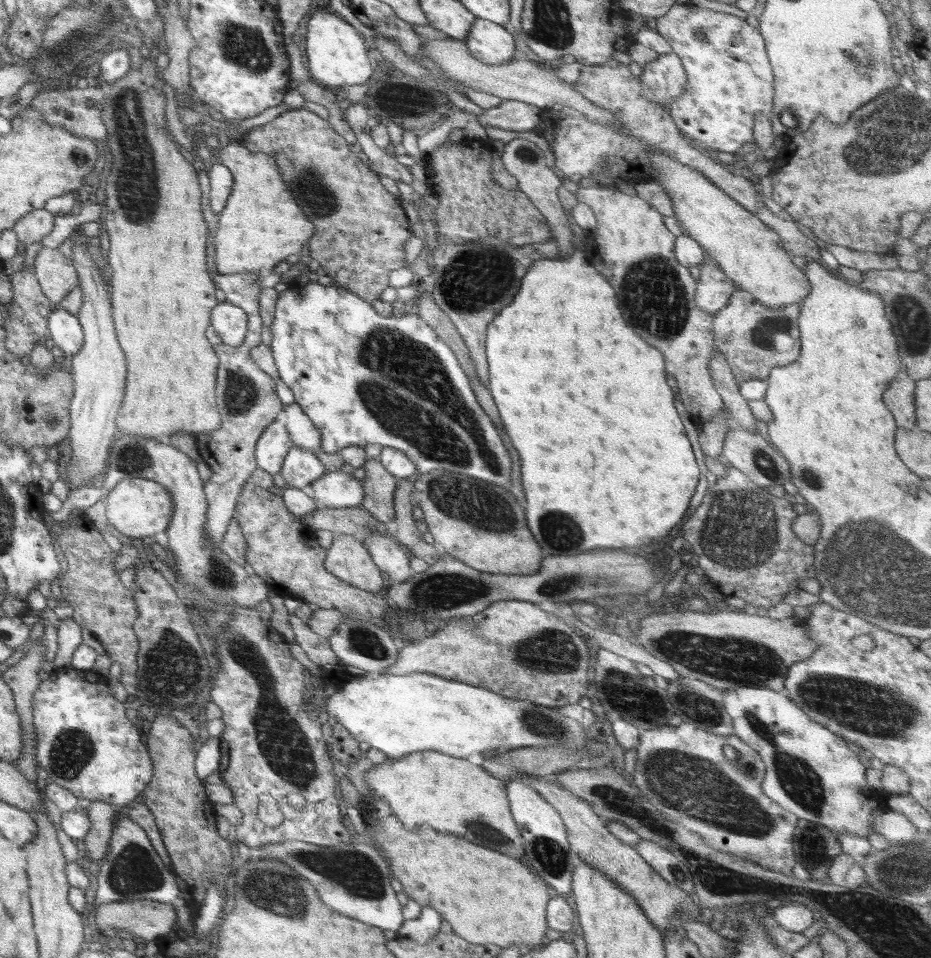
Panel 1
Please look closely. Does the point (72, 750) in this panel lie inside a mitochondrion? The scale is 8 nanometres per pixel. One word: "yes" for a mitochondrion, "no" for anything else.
yes

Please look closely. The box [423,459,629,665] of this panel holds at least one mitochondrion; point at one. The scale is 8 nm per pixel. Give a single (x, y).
(465, 501)

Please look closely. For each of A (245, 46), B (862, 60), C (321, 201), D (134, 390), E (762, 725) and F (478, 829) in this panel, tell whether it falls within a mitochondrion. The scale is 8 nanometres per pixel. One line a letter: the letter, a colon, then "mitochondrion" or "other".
A: mitochondrion
B: mitochondrion
C: mitochondrion
D: other
E: mitochondrion
F: mitochondrion

